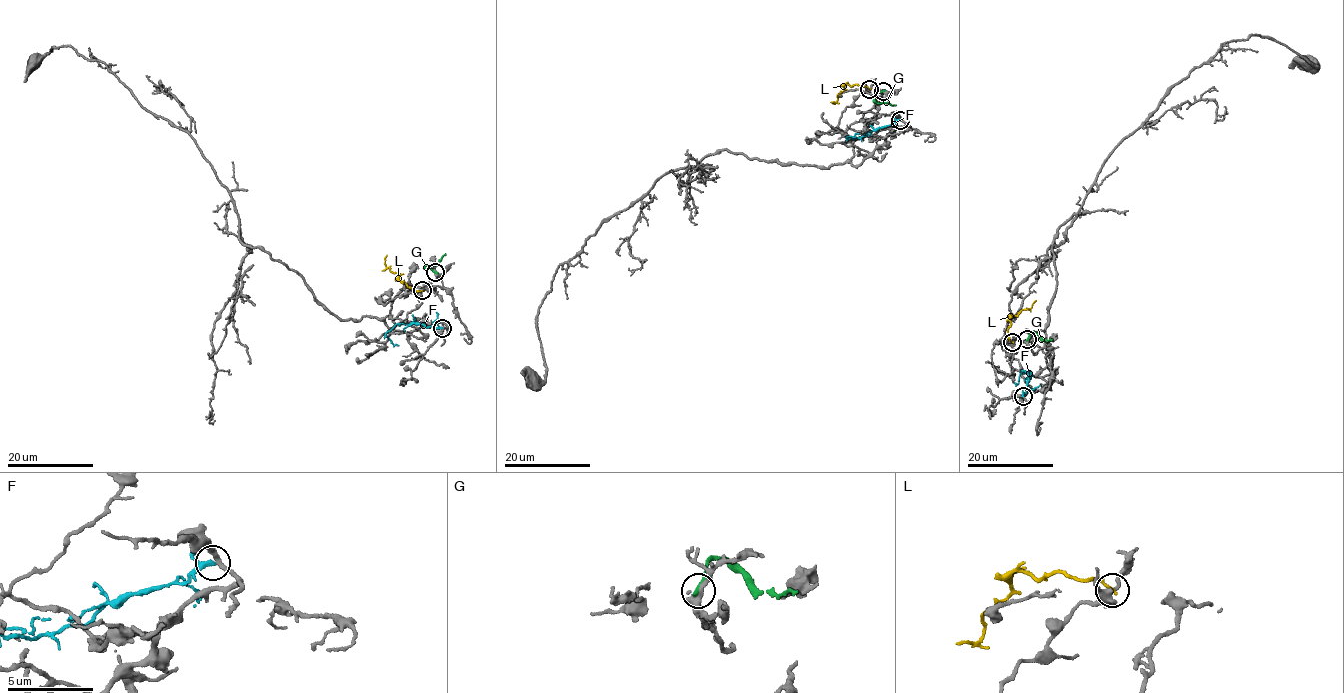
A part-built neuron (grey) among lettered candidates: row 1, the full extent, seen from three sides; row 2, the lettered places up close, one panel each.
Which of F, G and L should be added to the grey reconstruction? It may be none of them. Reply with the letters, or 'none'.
none

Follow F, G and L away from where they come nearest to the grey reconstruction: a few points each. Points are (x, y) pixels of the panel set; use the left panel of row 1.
F: (441, 327), (395, 324), (386, 334), (393, 345), (398, 346)
G: (435, 272), (424, 267), (436, 265), (445, 253)
L: (421, 290), (413, 290), (386, 267), (387, 255)

